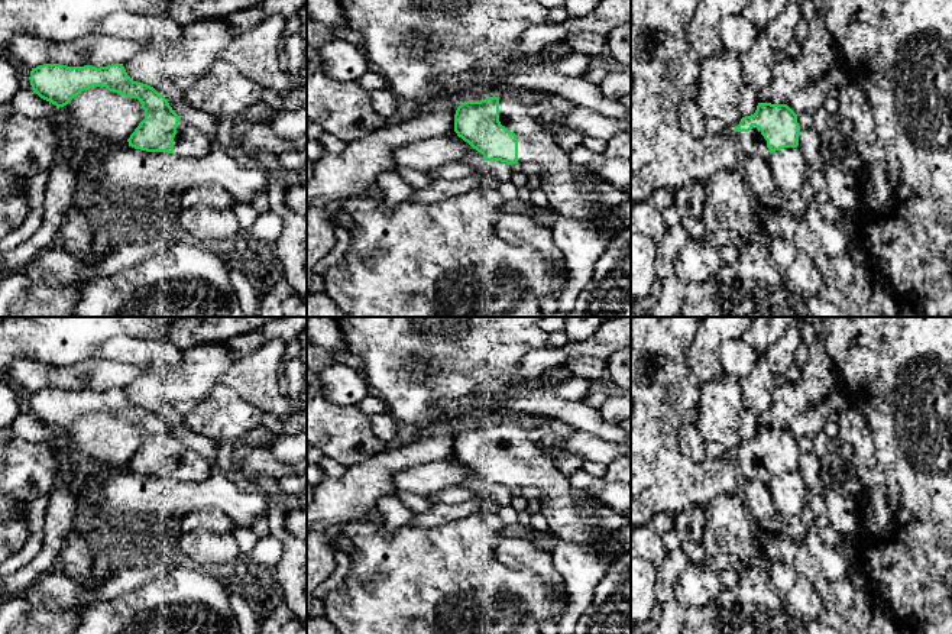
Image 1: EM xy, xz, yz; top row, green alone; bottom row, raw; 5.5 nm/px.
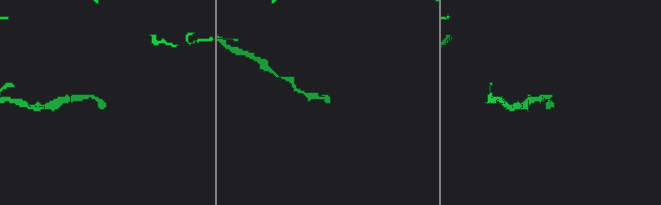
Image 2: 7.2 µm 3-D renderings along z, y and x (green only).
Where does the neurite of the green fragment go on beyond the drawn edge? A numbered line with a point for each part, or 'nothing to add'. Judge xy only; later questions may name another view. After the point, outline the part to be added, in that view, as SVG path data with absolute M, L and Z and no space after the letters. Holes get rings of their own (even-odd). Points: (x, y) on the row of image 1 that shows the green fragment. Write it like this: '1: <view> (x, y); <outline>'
1: xy (190, 142); M179 120L174 138L174 153L181 158L201 158L214 149L207 135L192 124Z

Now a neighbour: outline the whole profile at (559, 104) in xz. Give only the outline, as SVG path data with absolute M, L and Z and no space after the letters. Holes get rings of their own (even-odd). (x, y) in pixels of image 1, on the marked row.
M551 97L547 100L537 101L528 106L528 114L535 119L540 119L548 109L553 109L556 113L569 113L573 111L577 106L563 97Z

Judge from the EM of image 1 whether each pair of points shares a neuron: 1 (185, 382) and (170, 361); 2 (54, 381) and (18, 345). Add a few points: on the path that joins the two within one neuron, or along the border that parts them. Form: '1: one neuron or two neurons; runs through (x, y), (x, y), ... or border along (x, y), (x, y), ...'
1: two neurons; border along (184, 352), (183, 362), (165, 371)
2: two neurons; border along (15, 358), (31, 358), (67, 366)

